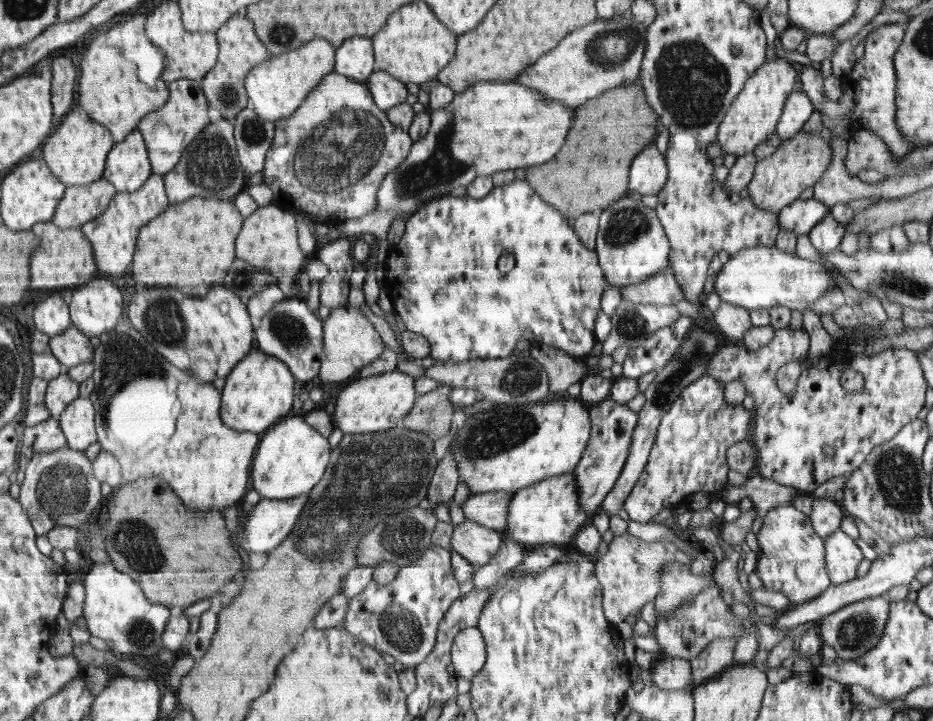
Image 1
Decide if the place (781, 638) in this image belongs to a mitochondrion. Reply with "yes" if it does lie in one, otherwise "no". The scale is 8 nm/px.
no

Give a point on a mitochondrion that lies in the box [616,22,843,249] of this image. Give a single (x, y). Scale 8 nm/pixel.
(692, 83)

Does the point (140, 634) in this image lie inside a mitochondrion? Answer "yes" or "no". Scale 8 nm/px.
yes

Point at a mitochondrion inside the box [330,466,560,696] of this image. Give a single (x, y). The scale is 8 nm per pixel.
(403, 631)

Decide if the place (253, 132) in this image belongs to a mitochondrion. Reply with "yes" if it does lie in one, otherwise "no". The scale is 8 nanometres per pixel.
yes

